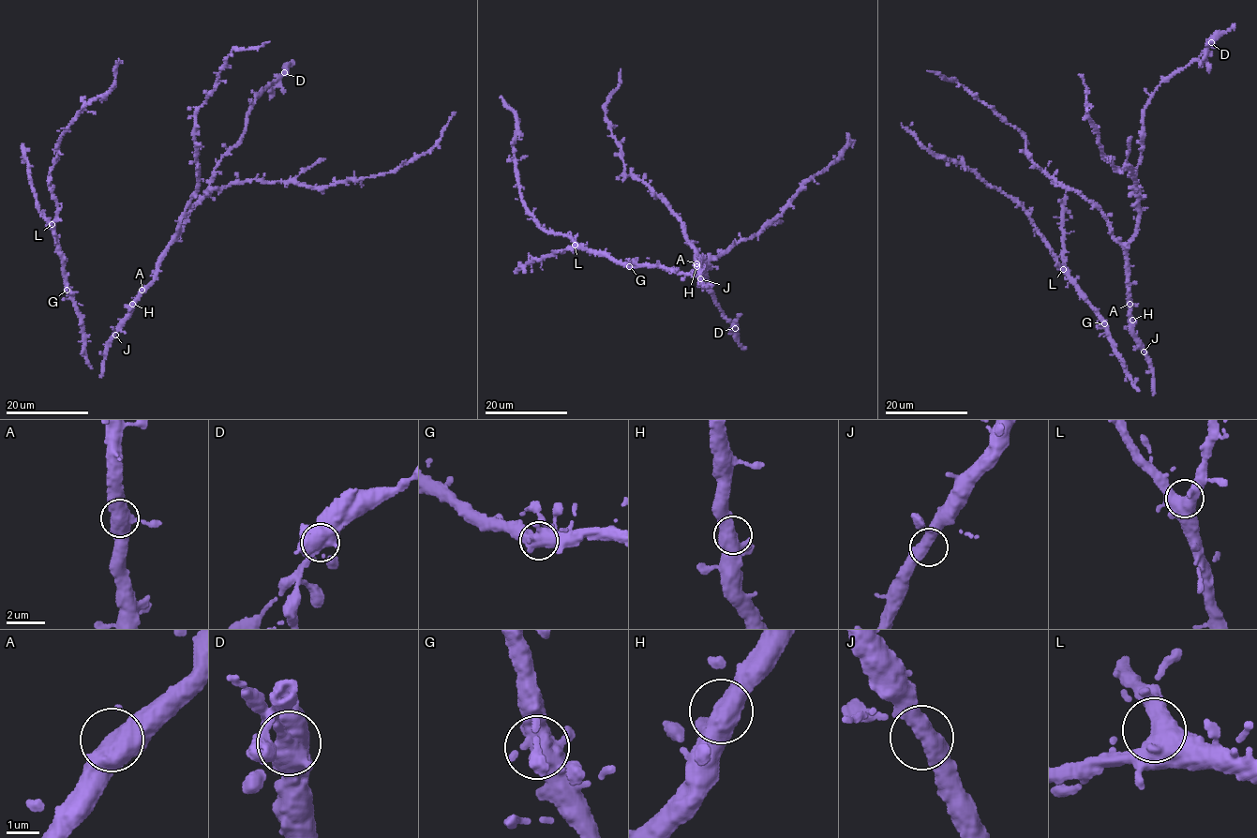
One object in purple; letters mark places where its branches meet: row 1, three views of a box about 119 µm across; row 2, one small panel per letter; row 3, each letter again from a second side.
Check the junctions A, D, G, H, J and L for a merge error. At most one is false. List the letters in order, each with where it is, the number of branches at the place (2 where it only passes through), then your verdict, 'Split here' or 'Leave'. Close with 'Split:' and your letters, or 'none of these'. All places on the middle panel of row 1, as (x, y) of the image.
A: Place: (696, 263). Branches: 3. Leave
D: Place: (735, 328). Branches: 3. Split here
G: Place: (629, 266). Branches: 3. Leave
H: Place: (696, 266). Branches: 3. Leave
J: Place: (700, 278). Branches: 3. Leave
L: Place: (575, 245). Branches: 3. Leave
Split: D

